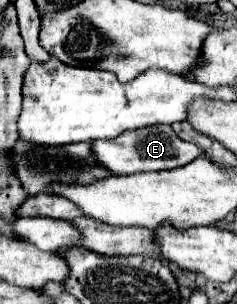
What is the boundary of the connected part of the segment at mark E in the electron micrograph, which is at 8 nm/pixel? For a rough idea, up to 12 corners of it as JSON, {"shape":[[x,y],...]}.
{"shape":[[171,126],[95,140],[95,160],[121,176],[173,170],[203,150]]}

